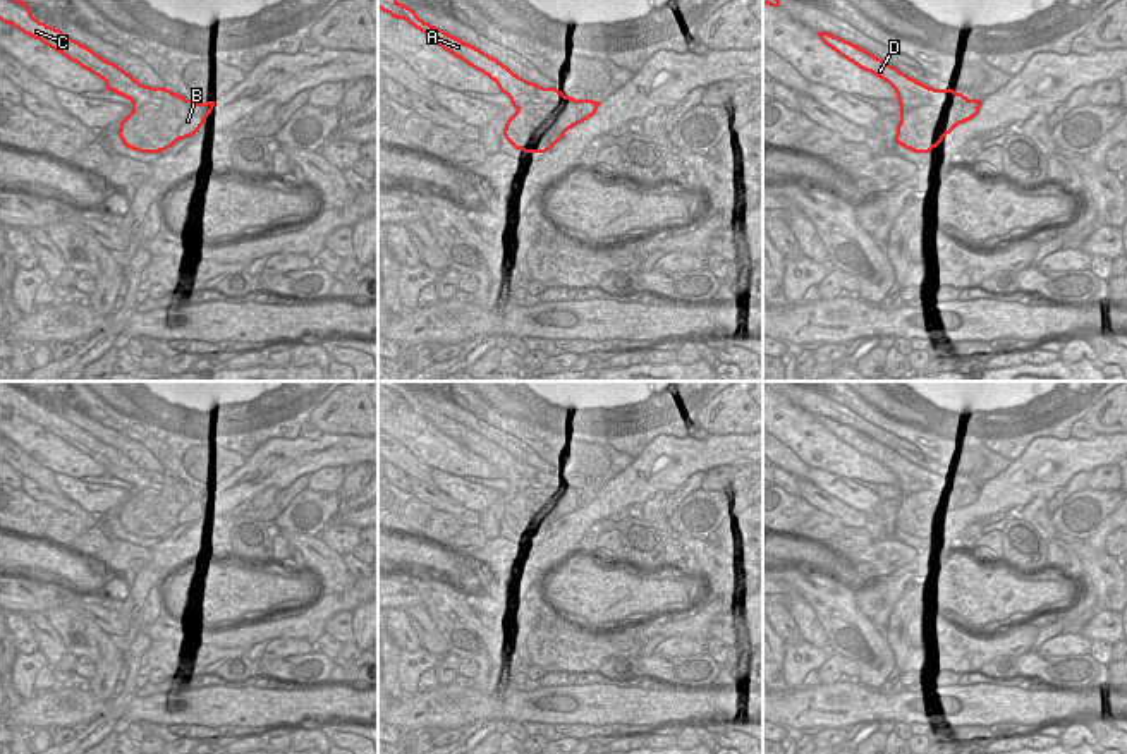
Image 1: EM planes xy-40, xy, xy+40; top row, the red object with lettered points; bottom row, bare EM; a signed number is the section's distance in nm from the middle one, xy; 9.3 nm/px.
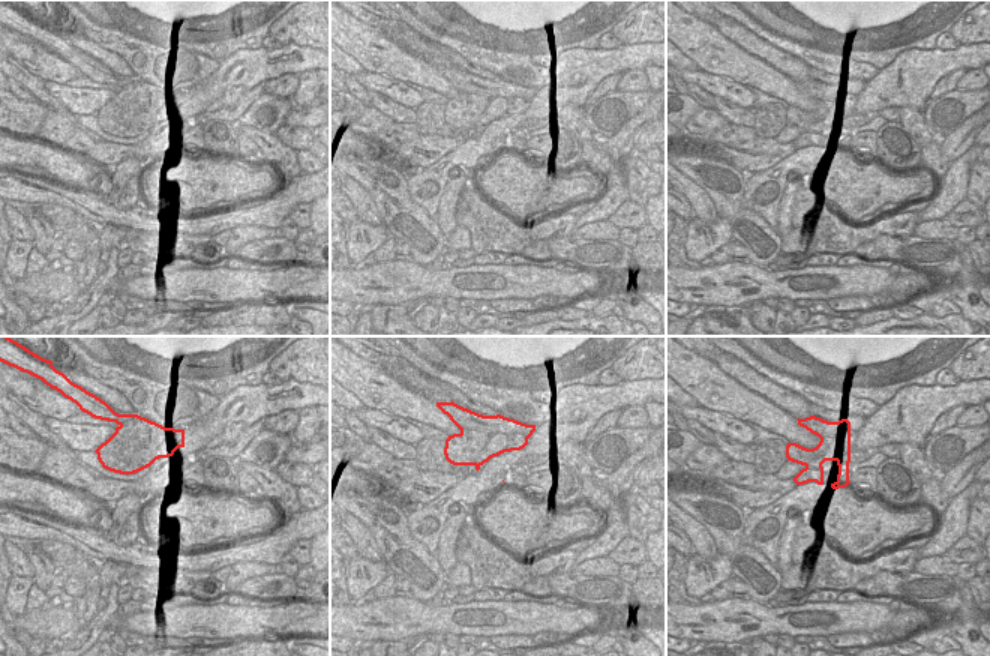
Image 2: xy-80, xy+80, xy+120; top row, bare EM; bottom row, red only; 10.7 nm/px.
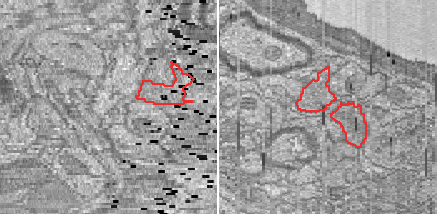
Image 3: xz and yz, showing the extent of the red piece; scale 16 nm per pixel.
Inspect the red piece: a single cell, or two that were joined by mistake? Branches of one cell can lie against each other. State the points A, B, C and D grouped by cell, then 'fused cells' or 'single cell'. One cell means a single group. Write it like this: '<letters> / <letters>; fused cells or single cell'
A C D / B; fused cells

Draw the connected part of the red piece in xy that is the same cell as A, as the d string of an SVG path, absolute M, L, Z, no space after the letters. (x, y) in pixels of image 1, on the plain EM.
M378 381L378 393L395 404L407 405L411 410L431 423L445 436L488 460L491 465L496 467L500 477L510 483L514 493L521 493L529 488L560 486L562 483L565 483L565 479L557 472L543 472L529 467L479 433L464 428L462 424L445 417L436 410L431 410L429 407L424 407L417 402L416 395L400 388L397 381Z

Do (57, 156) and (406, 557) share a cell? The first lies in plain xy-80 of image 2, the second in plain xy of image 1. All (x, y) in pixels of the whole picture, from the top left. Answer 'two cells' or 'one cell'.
one cell

